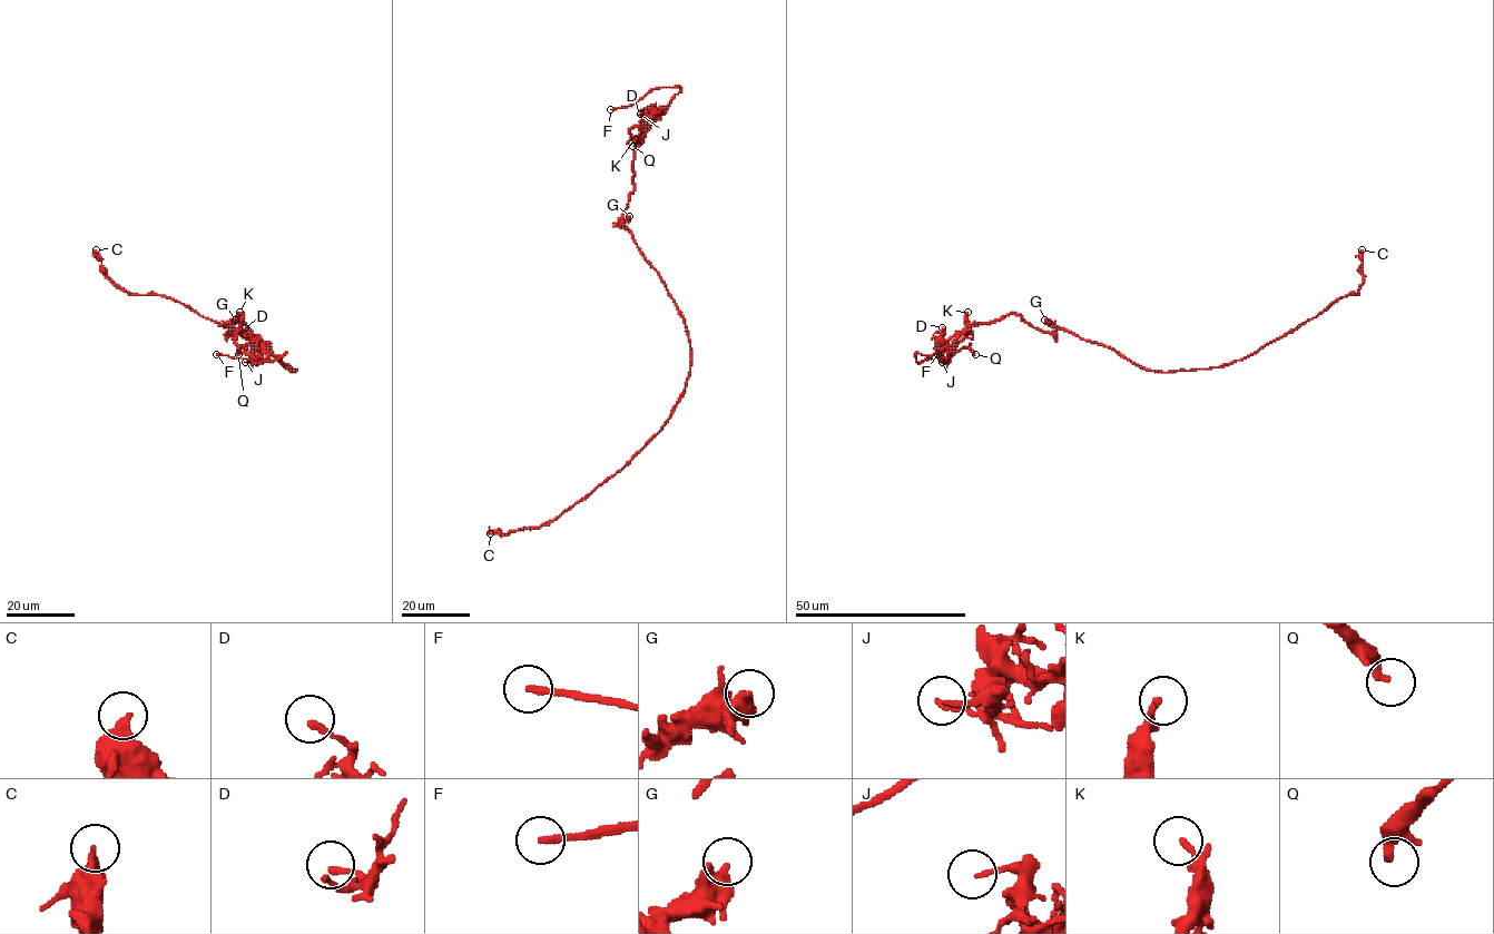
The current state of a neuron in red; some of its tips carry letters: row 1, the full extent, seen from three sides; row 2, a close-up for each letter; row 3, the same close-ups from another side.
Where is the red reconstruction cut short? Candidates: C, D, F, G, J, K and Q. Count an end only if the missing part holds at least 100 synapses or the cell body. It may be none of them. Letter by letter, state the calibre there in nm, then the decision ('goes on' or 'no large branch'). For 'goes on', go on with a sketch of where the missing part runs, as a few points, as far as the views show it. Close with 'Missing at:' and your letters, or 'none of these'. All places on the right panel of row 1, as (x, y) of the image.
C: calibre 480 nm; no large branch
D: calibre 180 nm; no large branch
F: calibre 200 nm; goes on
G: calibre 440 nm; no large branch
J: calibre 140 nm; no large branch
K: calibre 190 nm; no large branch
Q: calibre 280 nm; no large branch
Missing at: F

